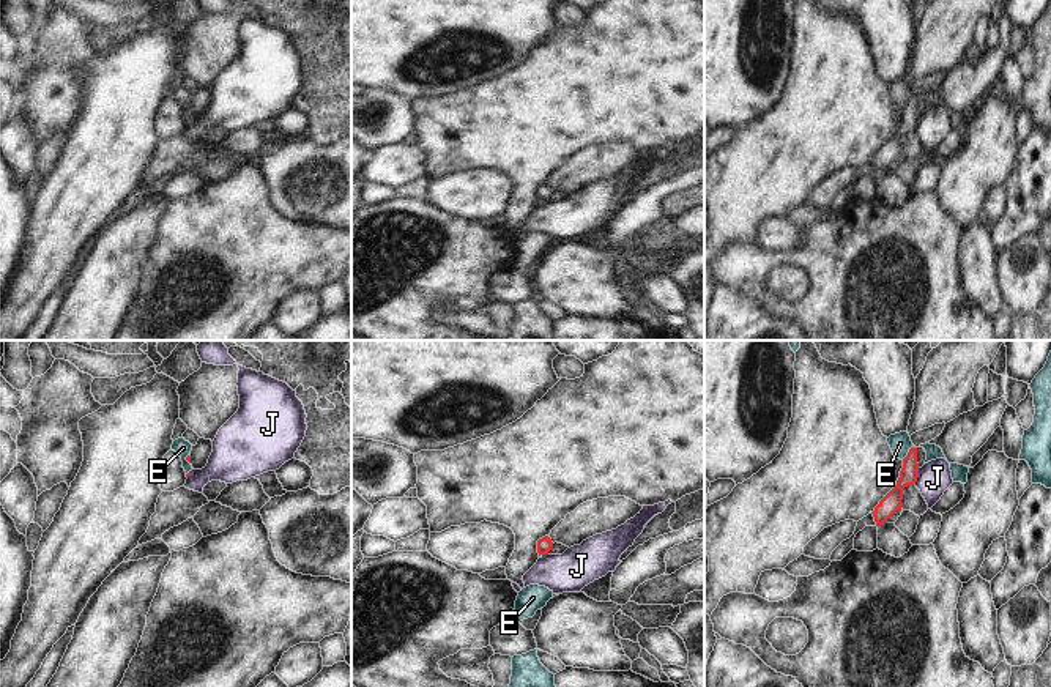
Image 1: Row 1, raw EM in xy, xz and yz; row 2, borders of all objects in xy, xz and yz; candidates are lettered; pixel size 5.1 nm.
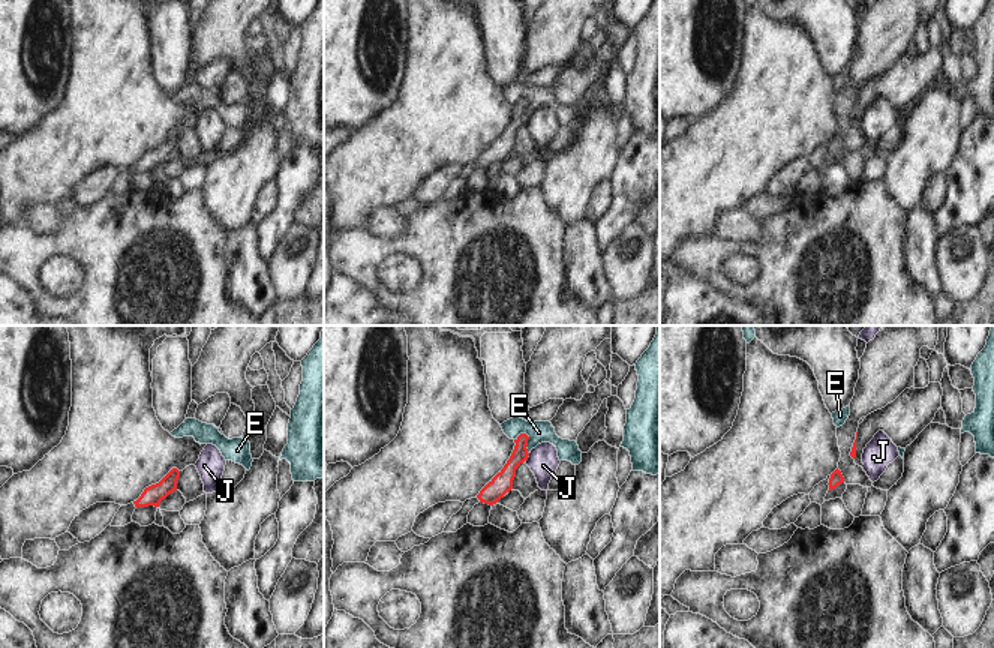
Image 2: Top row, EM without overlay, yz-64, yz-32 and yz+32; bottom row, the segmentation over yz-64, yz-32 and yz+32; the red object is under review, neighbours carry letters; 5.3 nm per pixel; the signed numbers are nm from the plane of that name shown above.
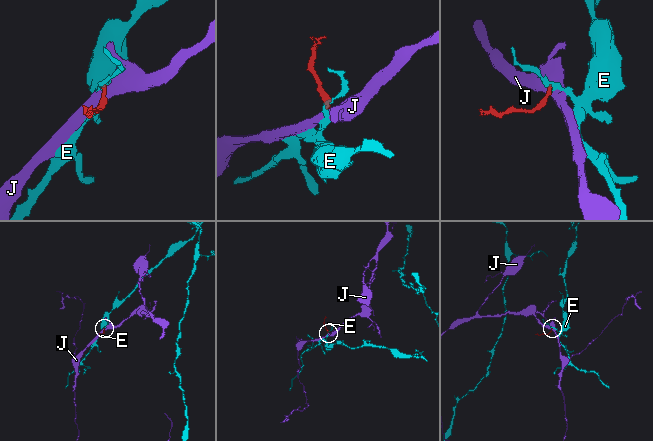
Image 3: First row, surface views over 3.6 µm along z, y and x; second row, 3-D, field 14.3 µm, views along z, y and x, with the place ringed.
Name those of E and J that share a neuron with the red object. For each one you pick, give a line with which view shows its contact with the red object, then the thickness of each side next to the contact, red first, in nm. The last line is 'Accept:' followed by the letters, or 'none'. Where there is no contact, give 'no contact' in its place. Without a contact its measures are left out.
Accept: none

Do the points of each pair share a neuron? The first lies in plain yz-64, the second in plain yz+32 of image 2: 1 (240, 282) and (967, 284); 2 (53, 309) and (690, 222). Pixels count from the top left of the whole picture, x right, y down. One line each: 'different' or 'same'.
1: different
2: different

